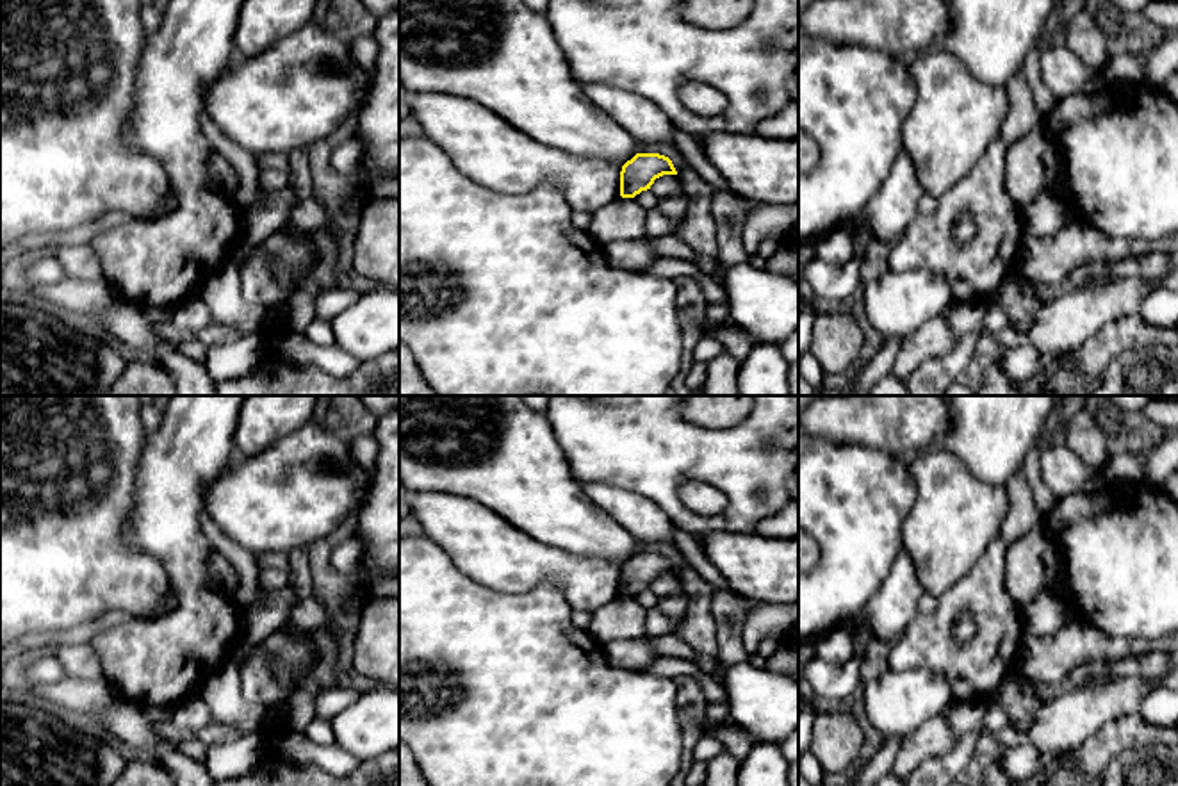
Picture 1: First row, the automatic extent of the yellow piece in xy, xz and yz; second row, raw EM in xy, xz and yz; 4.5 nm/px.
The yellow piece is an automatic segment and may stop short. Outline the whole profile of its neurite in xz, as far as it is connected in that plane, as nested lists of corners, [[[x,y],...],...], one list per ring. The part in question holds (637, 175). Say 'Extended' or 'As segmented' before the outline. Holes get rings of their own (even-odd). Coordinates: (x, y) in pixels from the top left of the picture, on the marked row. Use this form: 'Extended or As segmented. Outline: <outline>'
As segmented. Outline: [[[636,153],[622,166],[620,196],[634,198],[642,191],[650,189],[654,180],[663,175],[677,175],[668,157],[659,153]]]

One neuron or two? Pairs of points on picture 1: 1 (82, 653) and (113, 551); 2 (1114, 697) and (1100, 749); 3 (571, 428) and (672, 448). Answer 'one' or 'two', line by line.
1: two
2: two
3: one

